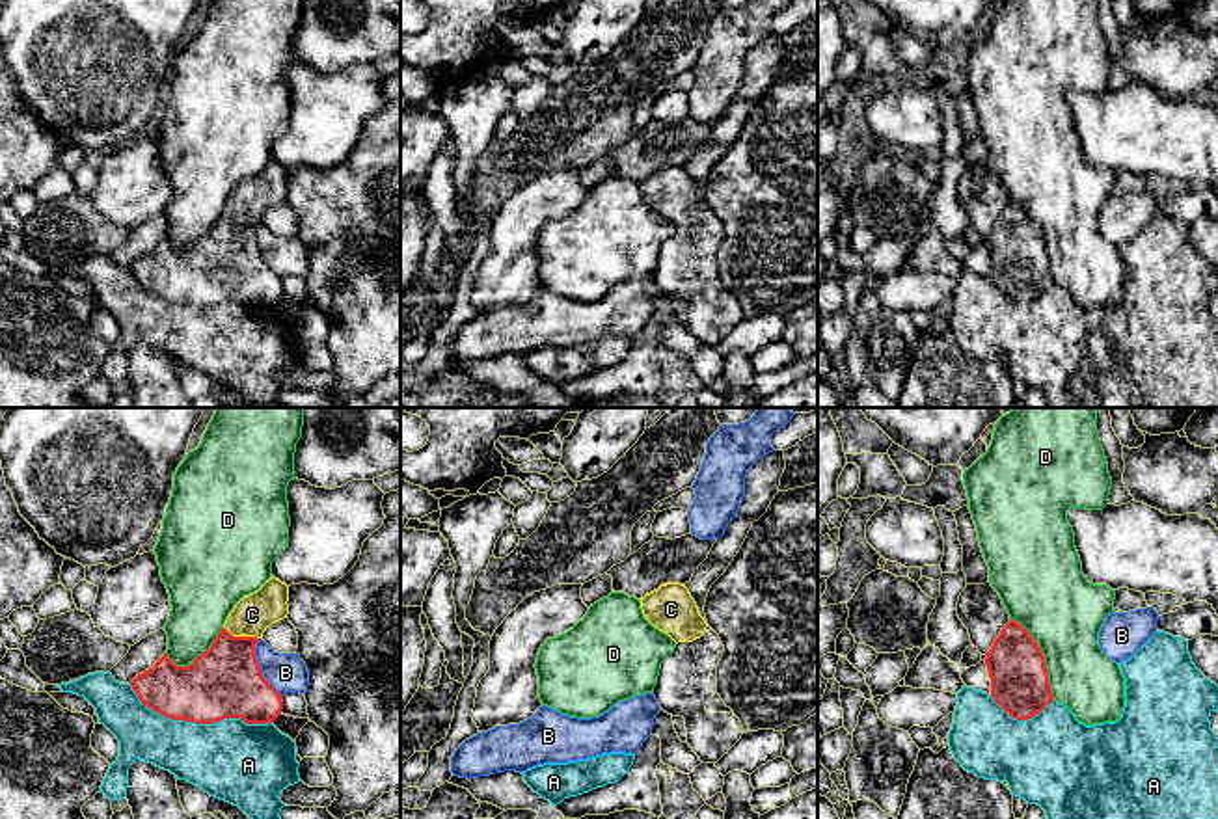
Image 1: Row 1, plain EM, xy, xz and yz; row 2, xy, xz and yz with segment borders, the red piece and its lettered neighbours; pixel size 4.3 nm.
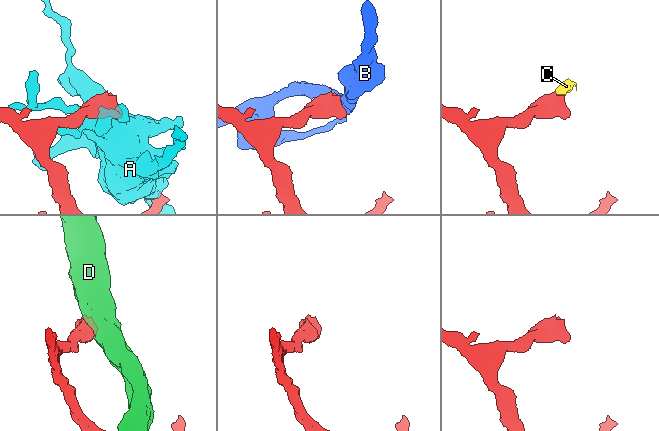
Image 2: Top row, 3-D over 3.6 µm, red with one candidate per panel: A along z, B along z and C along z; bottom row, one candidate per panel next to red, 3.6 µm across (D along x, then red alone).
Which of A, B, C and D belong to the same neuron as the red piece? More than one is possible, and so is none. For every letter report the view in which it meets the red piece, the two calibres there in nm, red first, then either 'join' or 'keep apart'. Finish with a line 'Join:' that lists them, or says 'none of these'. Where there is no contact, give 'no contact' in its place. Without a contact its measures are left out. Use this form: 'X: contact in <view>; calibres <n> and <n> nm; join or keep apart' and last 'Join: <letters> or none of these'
A: contact in xy; calibres 320 and 340 nm; keep apart
B: contact in xy; calibres 320 and 170 nm; keep apart
C: contact in xy; calibres 320 and 170 nm; join
D: contact in yz; calibres 260 and 340 nm; keep apart
Join: C

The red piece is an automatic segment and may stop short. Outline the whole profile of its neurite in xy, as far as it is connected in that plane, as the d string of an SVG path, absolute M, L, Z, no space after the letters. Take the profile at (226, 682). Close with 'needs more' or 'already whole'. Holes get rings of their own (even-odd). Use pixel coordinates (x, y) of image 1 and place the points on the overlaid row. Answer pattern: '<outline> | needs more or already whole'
M270 577L257 592L244 596L235 605L212 646L197 655L192 665L177 666L164 653L153 668L130 681L132 691L145 707L171 720L196 724L214 724L223 718L240 718L246 724L274 722L281 715L283 700L264 679L255 644L272 624L287 618L287 601L289 586Z | needs more

